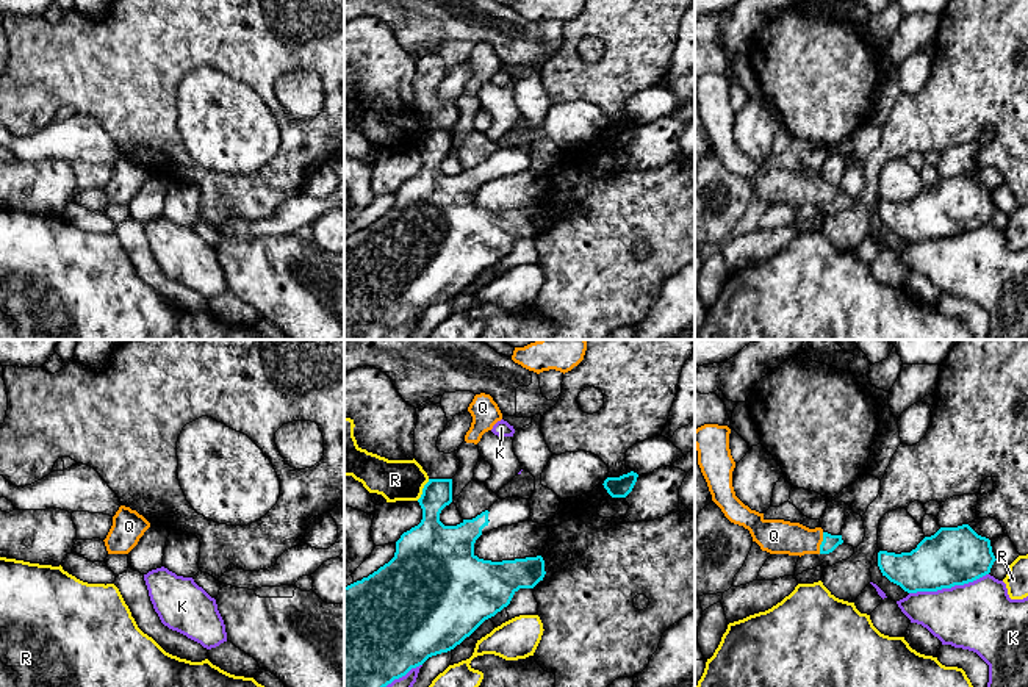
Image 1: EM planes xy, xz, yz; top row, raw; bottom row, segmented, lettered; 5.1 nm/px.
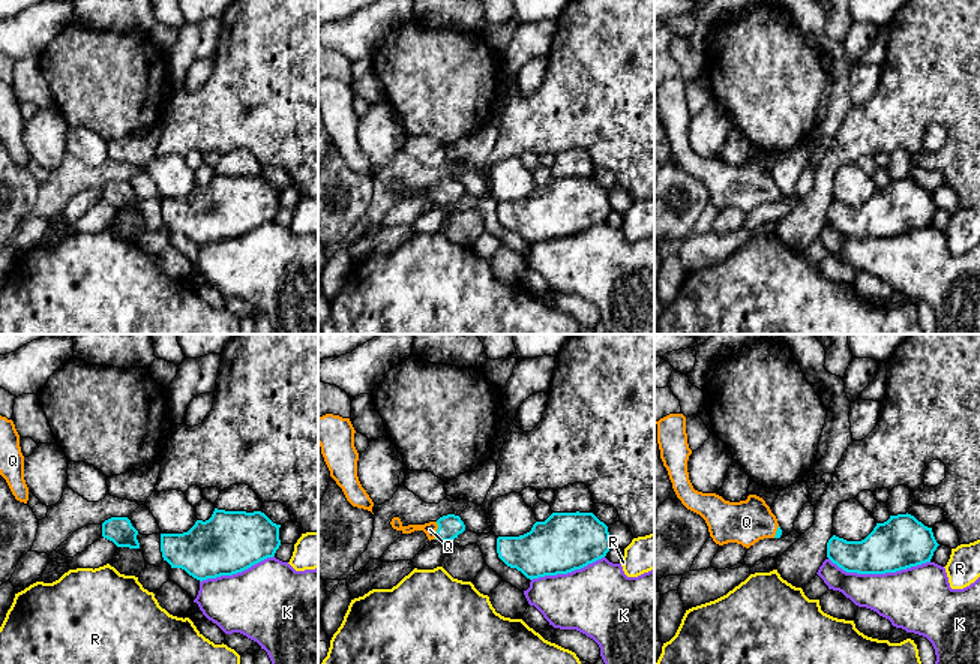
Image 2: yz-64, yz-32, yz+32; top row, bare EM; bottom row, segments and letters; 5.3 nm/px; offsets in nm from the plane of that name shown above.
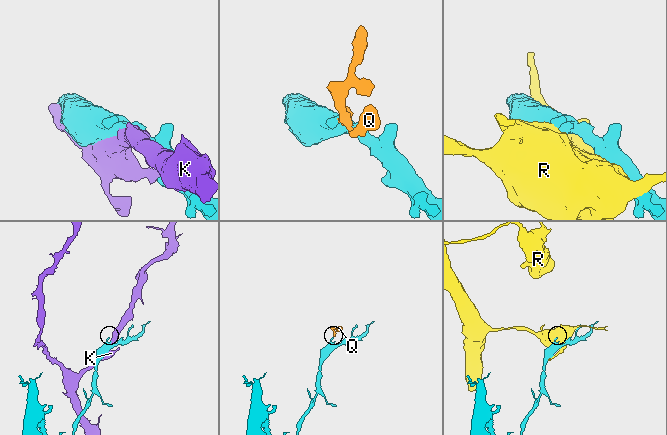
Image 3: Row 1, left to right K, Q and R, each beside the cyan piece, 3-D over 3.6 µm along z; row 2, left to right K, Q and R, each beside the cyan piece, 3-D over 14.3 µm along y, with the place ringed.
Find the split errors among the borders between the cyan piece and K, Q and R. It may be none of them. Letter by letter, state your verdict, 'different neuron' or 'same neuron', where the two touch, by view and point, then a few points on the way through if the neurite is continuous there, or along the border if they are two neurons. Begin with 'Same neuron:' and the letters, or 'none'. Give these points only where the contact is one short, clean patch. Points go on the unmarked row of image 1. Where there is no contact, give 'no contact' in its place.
Same neuron: Q
K: different neuron; meets cyan in yz at (948, 237)
Q: same neuron; meets cyan in yz at (822, 193); runs through yz (830, 191), (822, 193), (775, 185)
R: different neuron; meets cyan in xz at (423, 140)

